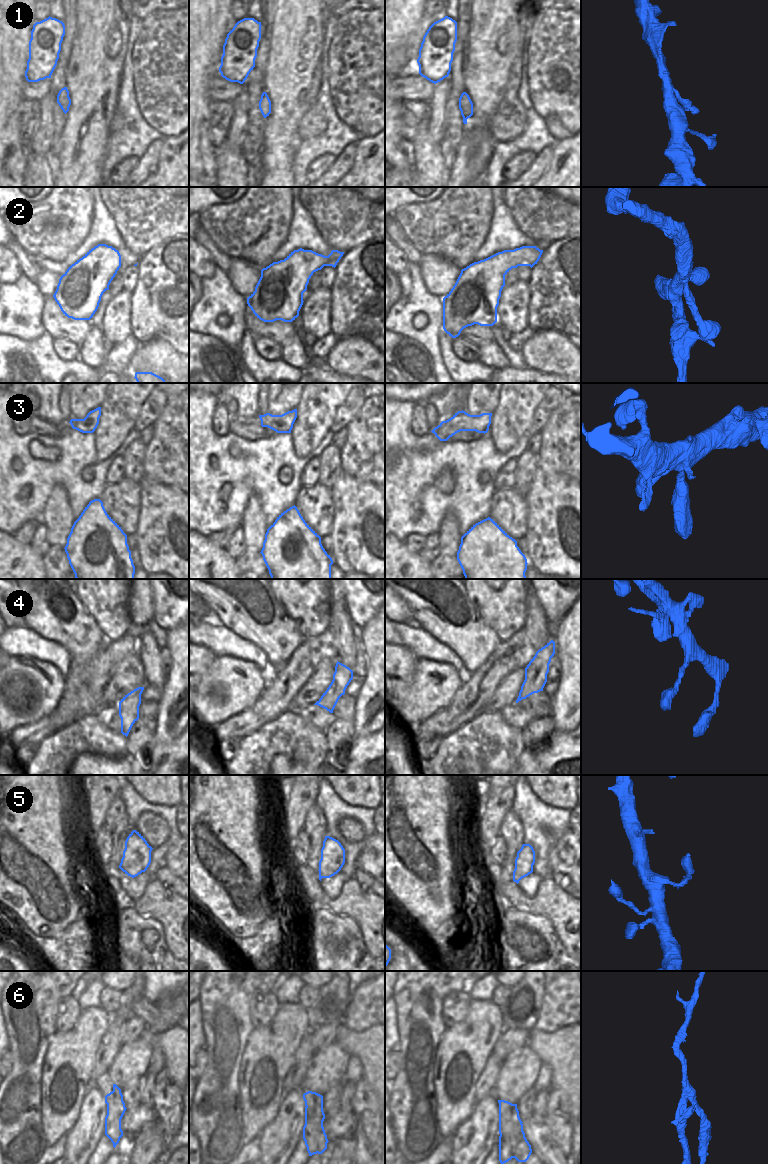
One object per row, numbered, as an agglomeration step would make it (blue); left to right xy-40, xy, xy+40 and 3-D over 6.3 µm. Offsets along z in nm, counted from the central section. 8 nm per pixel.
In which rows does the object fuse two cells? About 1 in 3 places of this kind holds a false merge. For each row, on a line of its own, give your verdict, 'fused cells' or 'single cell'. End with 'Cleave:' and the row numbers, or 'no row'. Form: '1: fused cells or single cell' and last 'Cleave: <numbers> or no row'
1: single cell
2: single cell
3: single cell
4: single cell
5: single cell
6: fused cells
Cleave: 6

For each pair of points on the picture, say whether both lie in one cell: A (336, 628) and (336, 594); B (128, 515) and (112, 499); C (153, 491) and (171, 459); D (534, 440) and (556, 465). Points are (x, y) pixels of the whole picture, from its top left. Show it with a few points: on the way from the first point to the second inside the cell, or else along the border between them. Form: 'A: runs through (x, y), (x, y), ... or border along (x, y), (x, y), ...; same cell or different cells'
A: border along (343, 597), (332, 602); different cells
B: runs through (124, 511), (116, 503); same cell
C: border along (145, 476), (158, 482), (175, 486), (178, 489); different cells
D: border along (541, 433), (541, 445), (536, 454); different cells

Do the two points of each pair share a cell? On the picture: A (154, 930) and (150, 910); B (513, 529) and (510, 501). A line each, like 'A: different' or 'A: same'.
A: different
B: same

